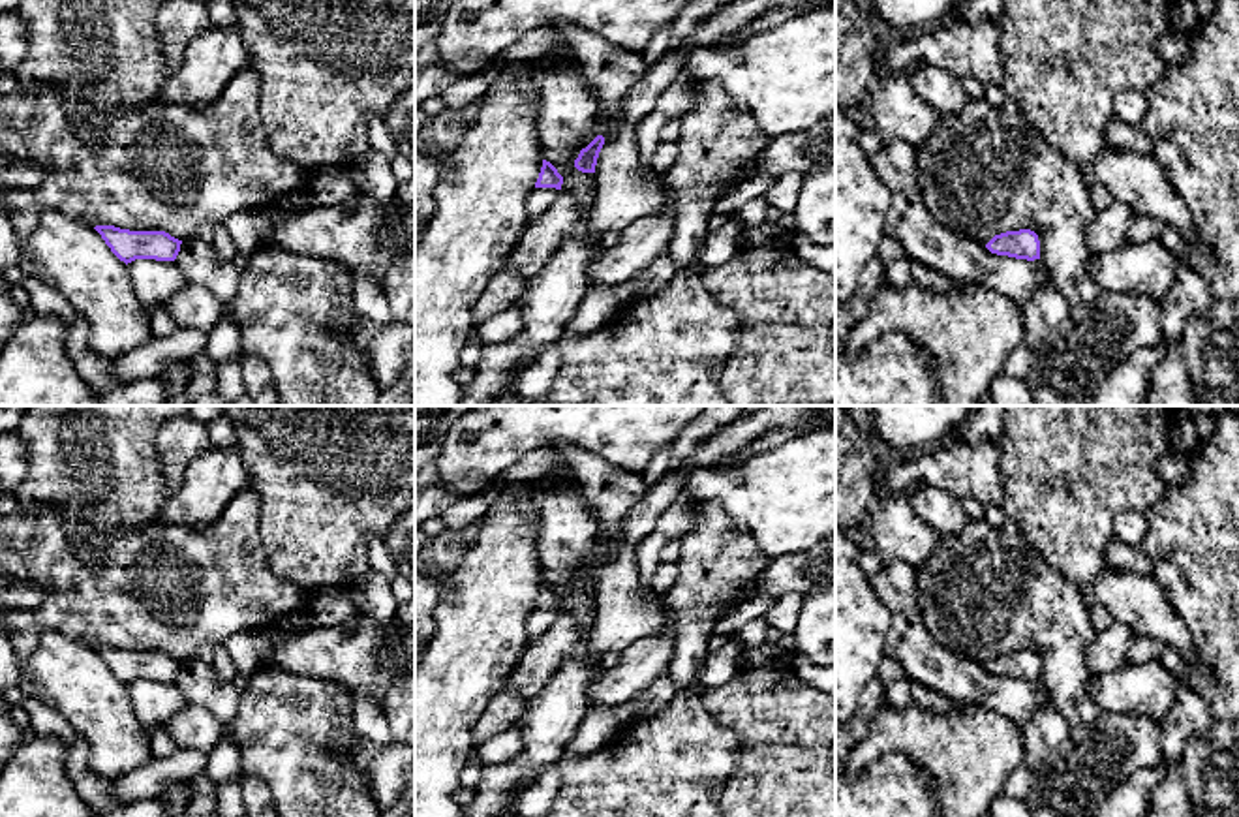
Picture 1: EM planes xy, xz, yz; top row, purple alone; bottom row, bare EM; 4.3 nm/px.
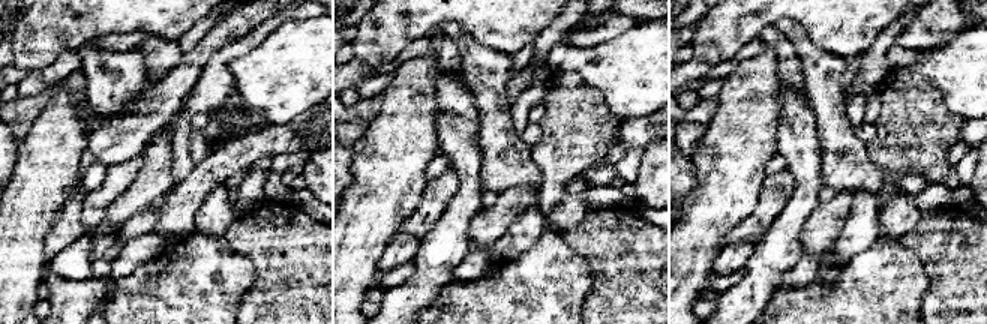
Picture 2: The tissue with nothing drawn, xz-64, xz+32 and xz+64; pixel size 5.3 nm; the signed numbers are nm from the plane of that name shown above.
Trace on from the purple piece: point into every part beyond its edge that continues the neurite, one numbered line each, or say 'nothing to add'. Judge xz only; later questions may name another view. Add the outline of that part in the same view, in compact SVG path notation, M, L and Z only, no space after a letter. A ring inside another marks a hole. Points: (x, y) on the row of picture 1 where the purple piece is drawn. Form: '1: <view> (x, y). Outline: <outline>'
1: xz (734, 15). Outline: M732 0L721 6L711 17L696 24L691 38L680 49L670 49L659 62L644 71L621 100L620 115L614 120L595 116L595 135L604 135L612 124L636 130L638 122L651 111L657 98L685 66L685 58L693 47L719 43L725 34L742 30L760 15L788 13L805 6L811 9L817 8L815 0Z

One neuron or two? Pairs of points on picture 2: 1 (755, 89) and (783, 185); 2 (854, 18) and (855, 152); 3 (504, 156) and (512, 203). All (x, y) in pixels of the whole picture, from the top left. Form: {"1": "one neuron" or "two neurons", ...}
{"1": "two neurons", "2": "two neurons", "3": "two neurons"}

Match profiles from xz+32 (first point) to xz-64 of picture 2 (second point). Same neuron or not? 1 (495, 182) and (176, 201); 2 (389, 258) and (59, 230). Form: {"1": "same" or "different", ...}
{"1": "different", "2": "same"}

